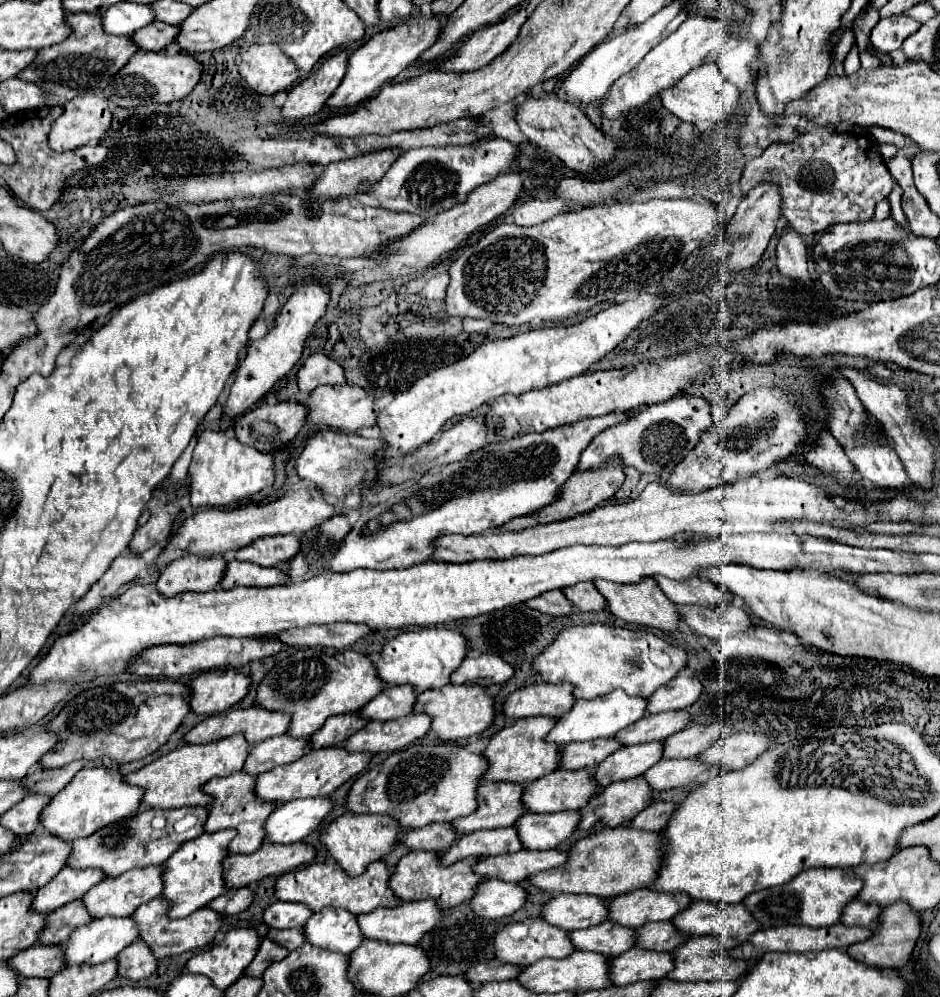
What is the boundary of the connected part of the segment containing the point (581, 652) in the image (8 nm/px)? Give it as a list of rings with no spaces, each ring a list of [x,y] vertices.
[[[590,623],[566,627],[544,653],[534,657],[532,665],[544,683],[570,683],[576,699],[600,697],[614,689],[624,689],[636,697],[650,697],[650,693],[666,685],[686,665],[686,651],[644,629],[634,631]]]

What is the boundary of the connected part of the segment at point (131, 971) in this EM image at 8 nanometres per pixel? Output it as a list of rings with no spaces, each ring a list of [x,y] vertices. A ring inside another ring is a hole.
[[[134,941],[132,945],[124,947],[124,951],[118,953],[116,963],[120,977],[126,977],[130,981],[140,981],[156,971],[158,959],[152,955],[152,951],[144,941]]]

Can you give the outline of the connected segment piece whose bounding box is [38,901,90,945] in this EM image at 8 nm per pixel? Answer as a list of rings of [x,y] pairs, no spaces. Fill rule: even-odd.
[[[80,901],[62,905],[60,909],[46,915],[46,925],[40,931],[38,943],[40,945],[60,945],[62,941],[66,941],[68,933],[72,933],[74,927],[84,925],[88,921],[90,921],[90,915],[86,913]]]

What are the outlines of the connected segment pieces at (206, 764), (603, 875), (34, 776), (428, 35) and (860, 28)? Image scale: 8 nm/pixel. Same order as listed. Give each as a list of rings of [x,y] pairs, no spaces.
[[[232,735],[228,739],[220,739],[204,745],[182,745],[168,755],[144,765],[142,769],[124,775],[128,785],[136,785],[144,789],[142,805],[154,809],[176,809],[176,807],[206,807],[210,797],[200,791],[200,787],[212,777],[228,777],[234,771],[240,771],[244,759],[248,755],[248,743],[244,735]]]
[[[614,827],[602,829],[588,837],[578,839],[568,849],[568,861],[556,869],[536,873],[530,883],[538,889],[550,889],[548,893],[574,893],[568,889],[588,889],[588,895],[598,895],[600,899],[612,899],[616,893],[628,893],[634,889],[650,887],[656,879],[660,867],[660,837],[658,833],[638,831],[634,827]]]
[[[74,761],[70,765],[64,765],[60,769],[40,769],[34,765],[20,781],[24,781],[24,787],[28,793],[38,793],[38,795],[56,795],[68,781],[86,765],[86,761]]]
[[[416,13],[408,17],[408,21],[402,21],[400,25],[388,27],[372,35],[370,41],[360,45],[350,55],[346,77],[342,79],[334,95],[326,101],[326,105],[334,109],[342,109],[342,107],[356,107],[362,101],[368,101],[370,95],[374,95],[380,89],[380,85],[394,79],[402,69],[406,69],[412,61],[416,61],[420,53],[424,53],[424,49],[432,47],[436,43],[436,37],[440,37],[440,29],[442,29],[442,17],[434,17],[434,13],[430,15]]]
[[[868,5],[866,9],[862,9],[862,13],[856,17],[854,21],[854,33],[856,33],[856,45],[858,45],[858,51],[868,51],[868,35],[870,35],[870,29],[878,23],[878,11]]]

